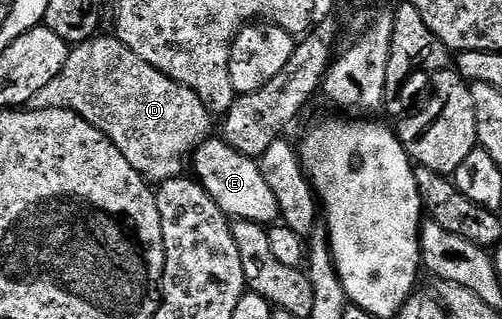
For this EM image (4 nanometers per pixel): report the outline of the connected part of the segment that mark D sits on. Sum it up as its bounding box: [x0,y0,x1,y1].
[32,36,214,184]

